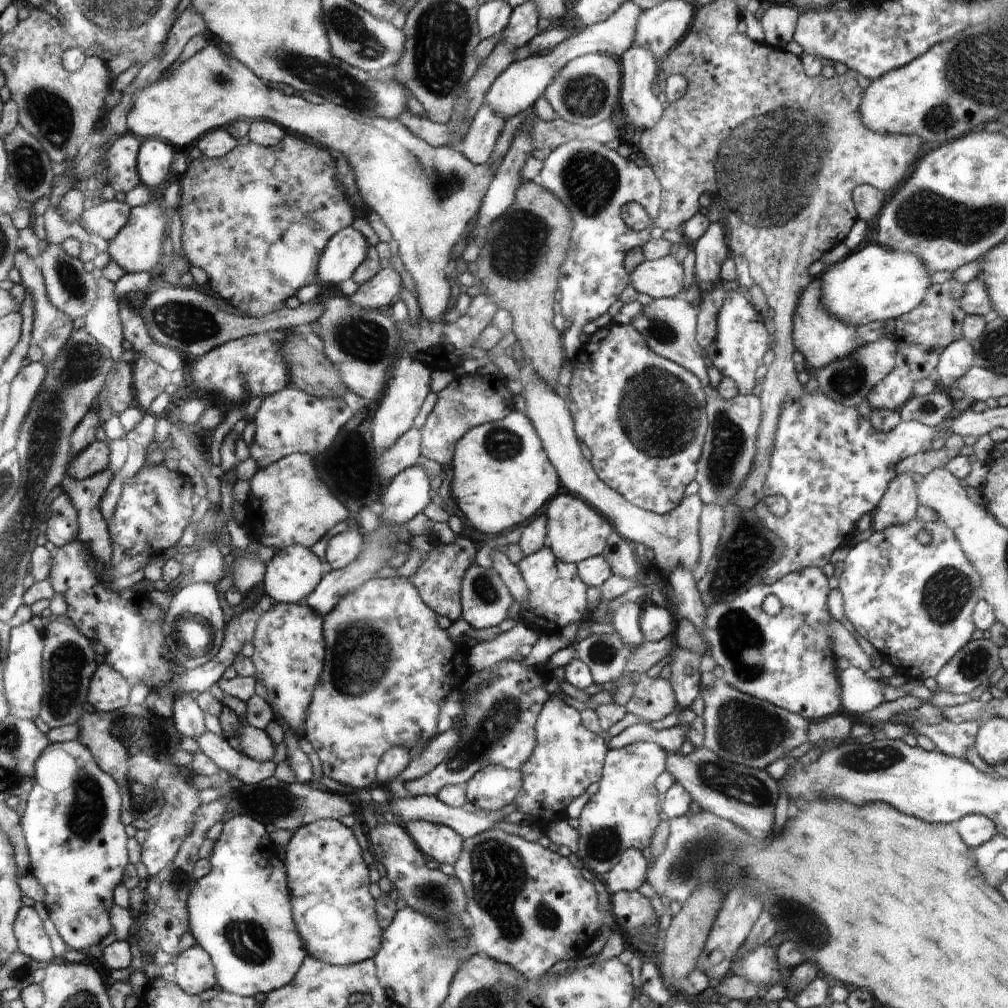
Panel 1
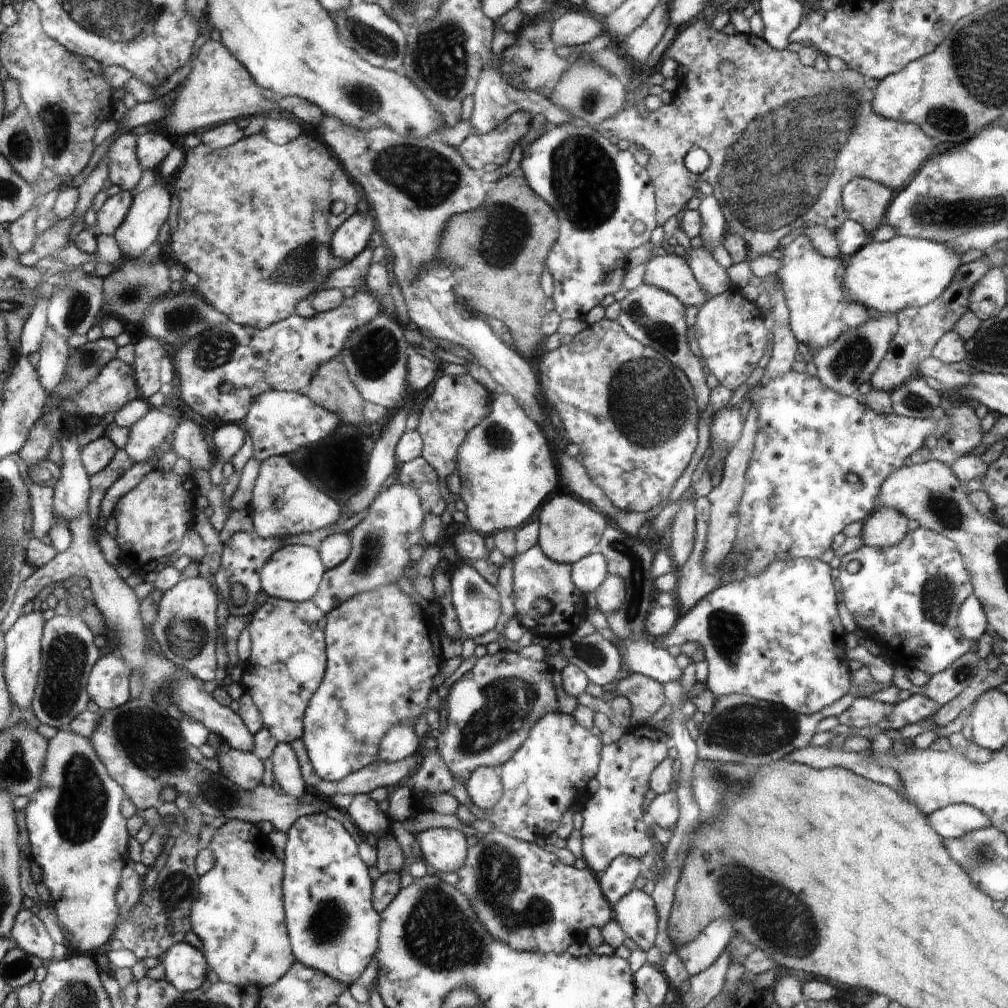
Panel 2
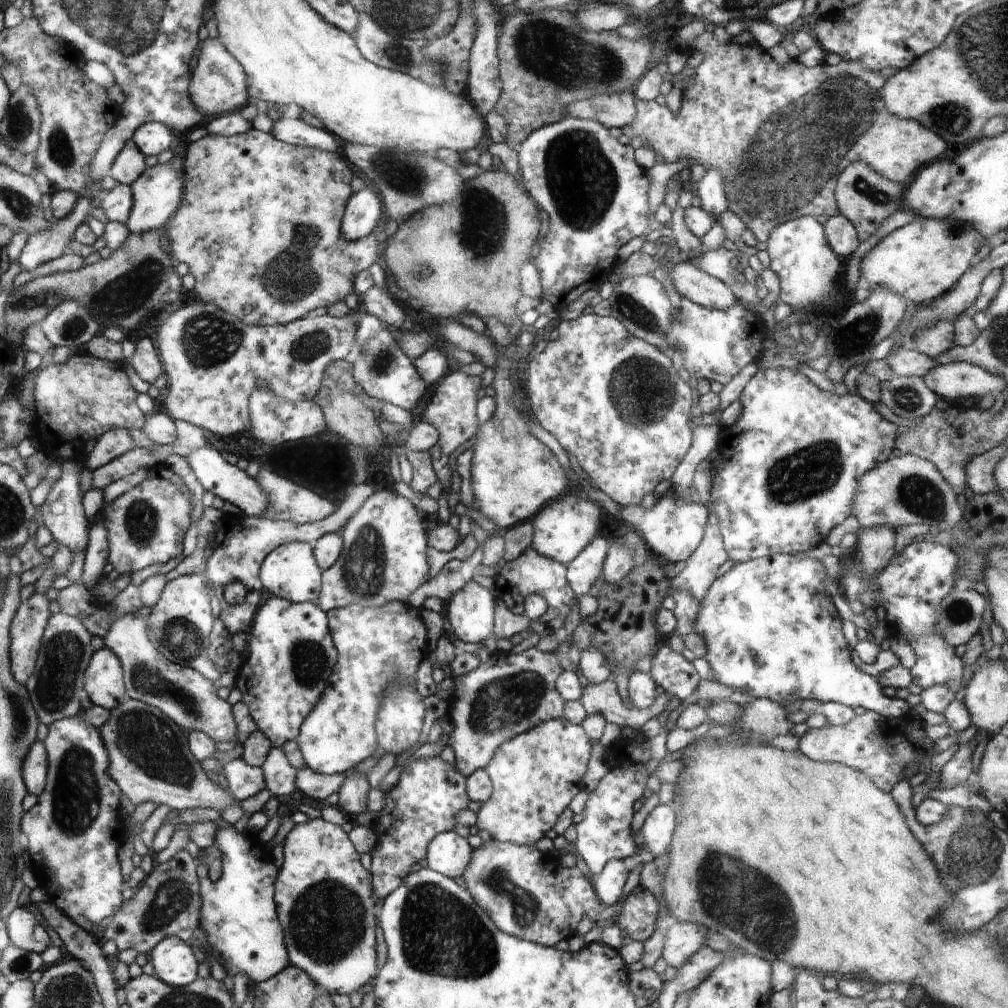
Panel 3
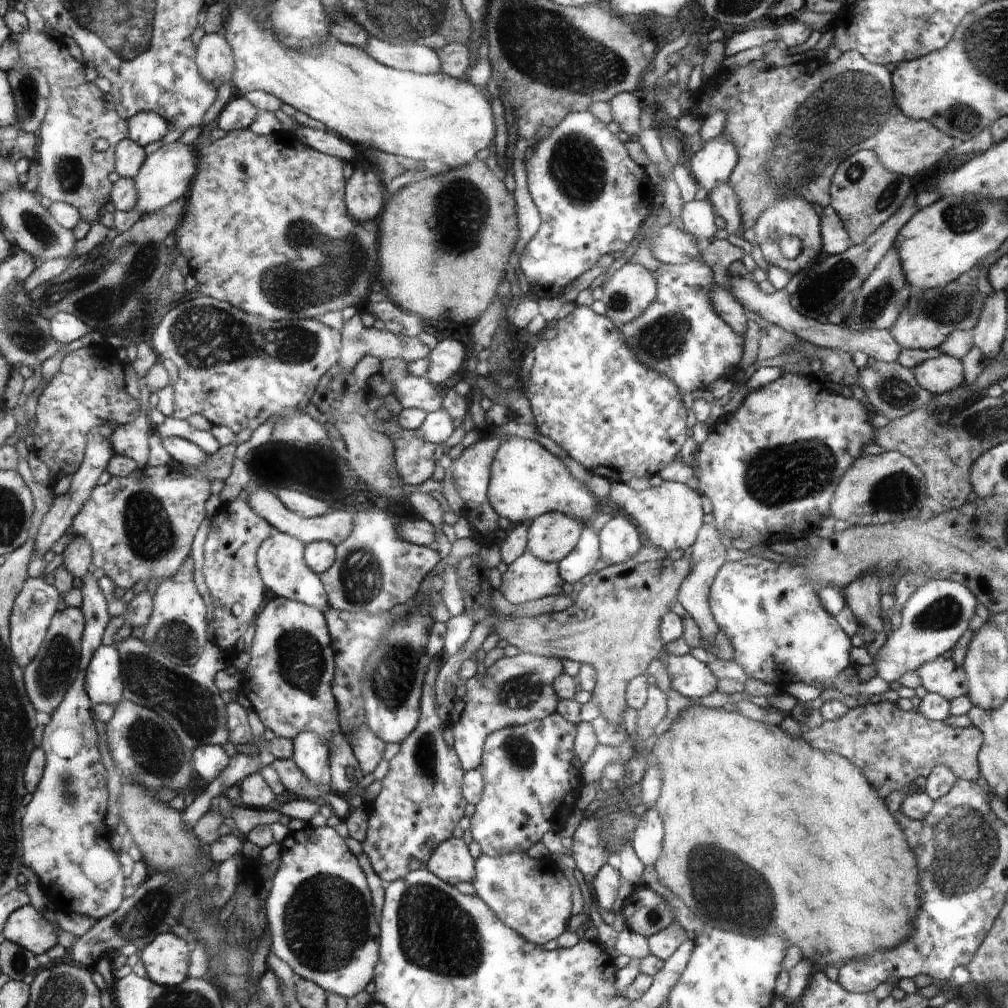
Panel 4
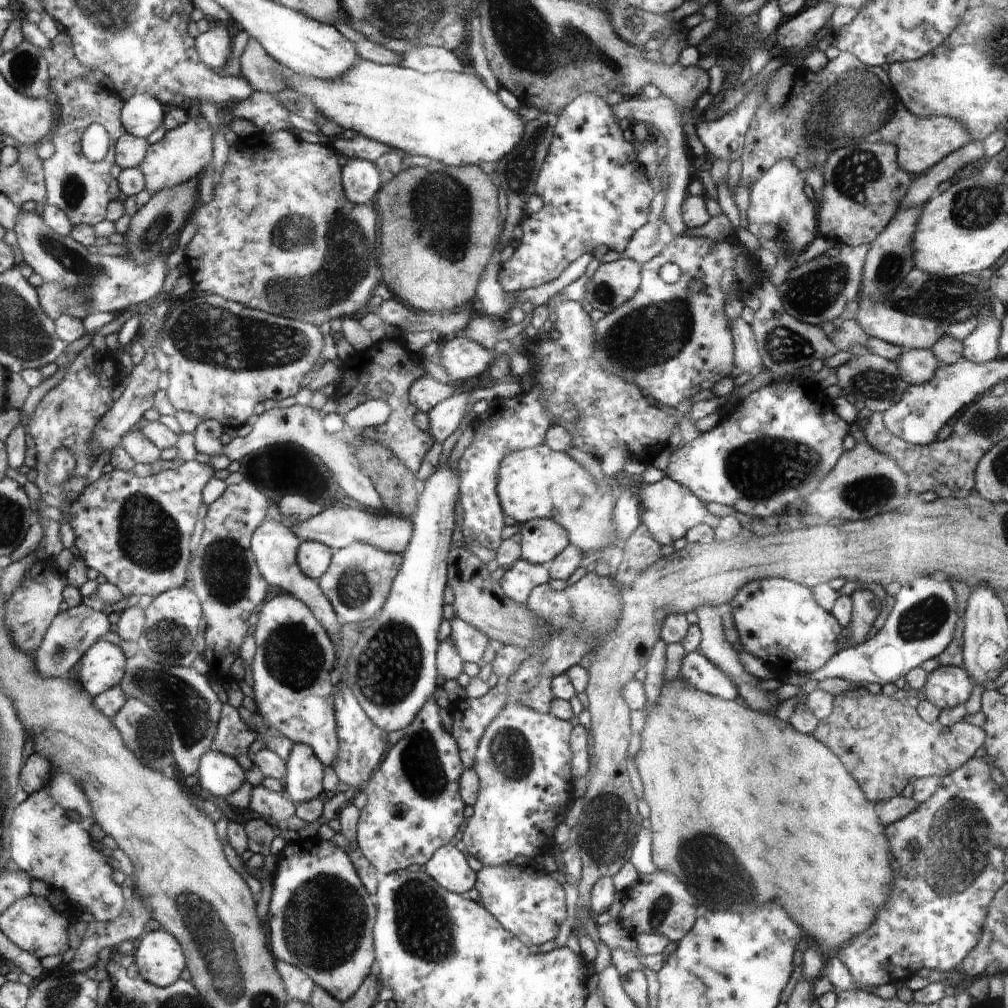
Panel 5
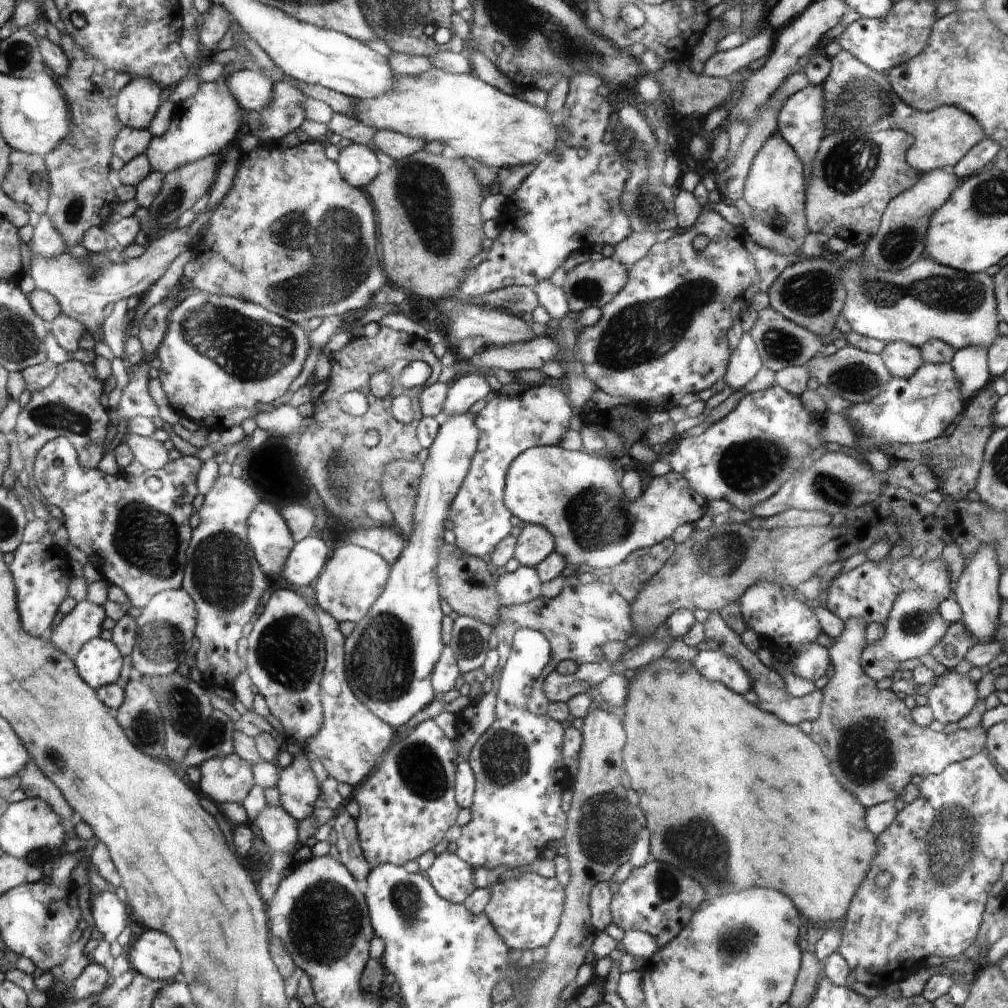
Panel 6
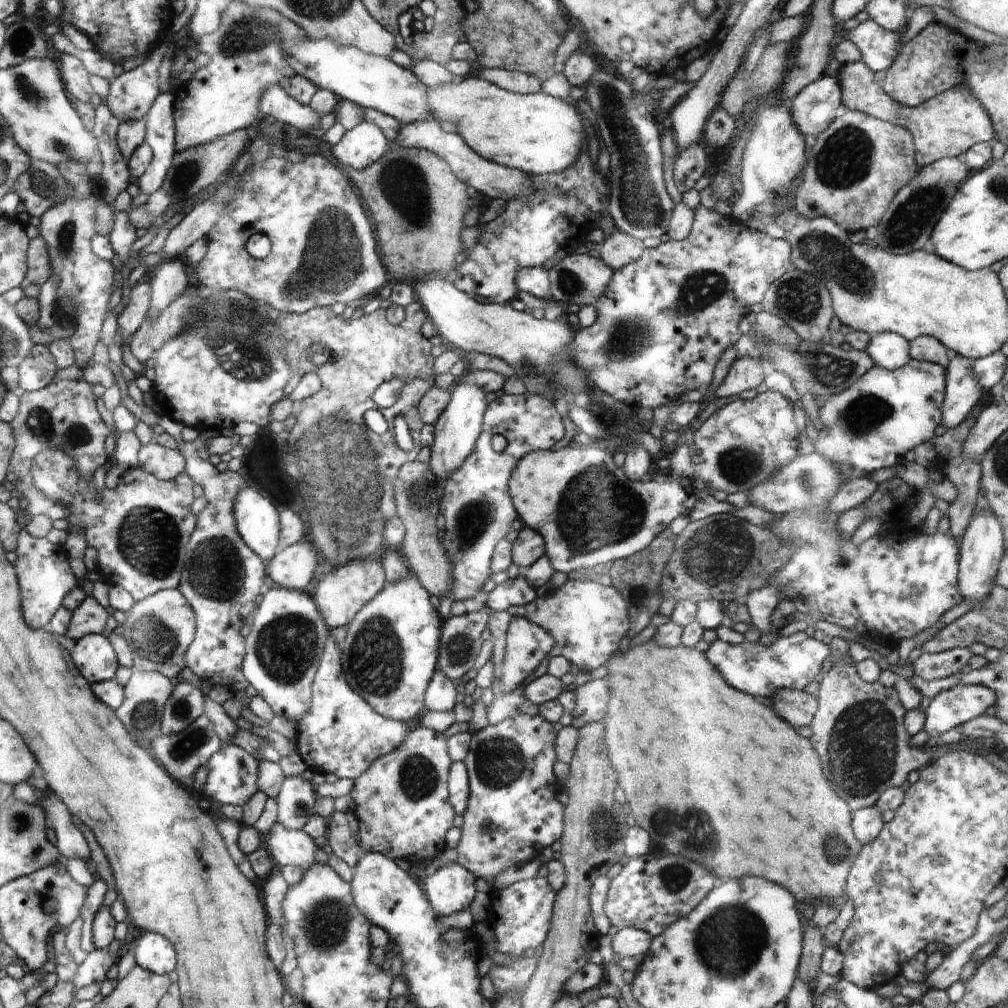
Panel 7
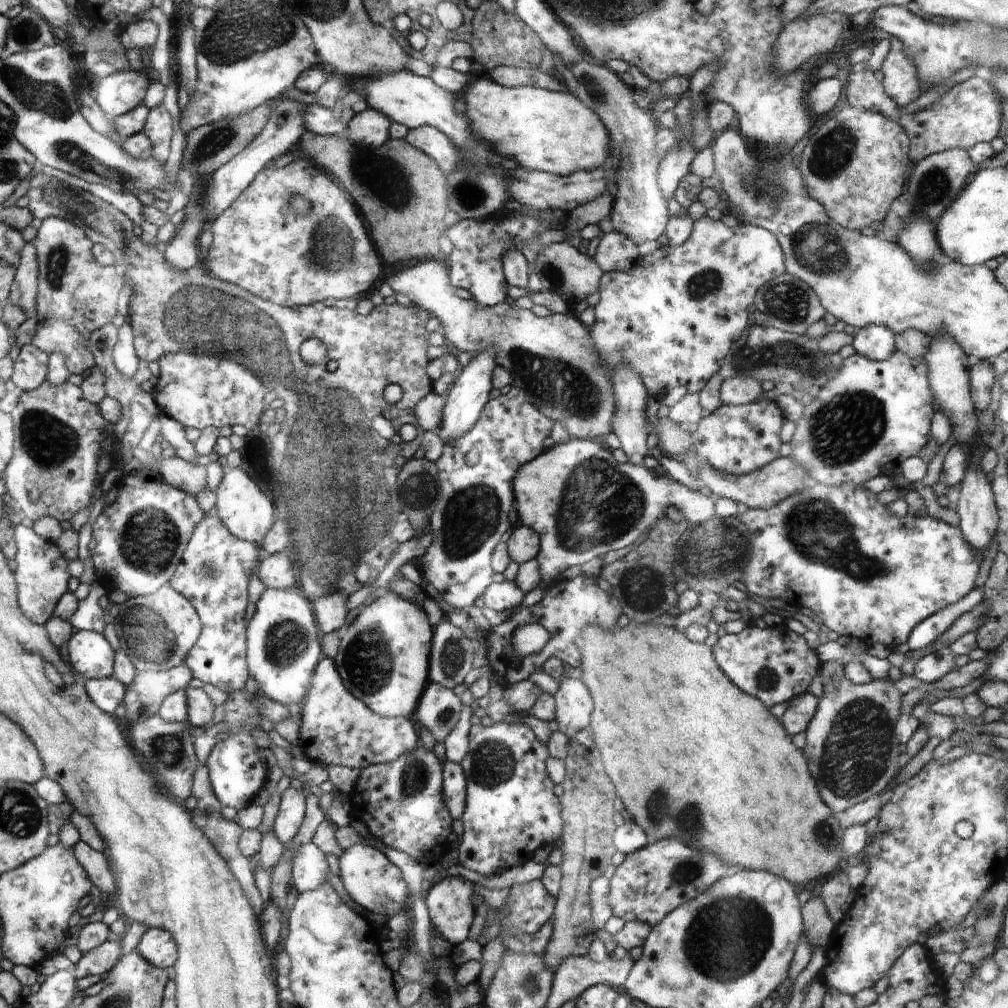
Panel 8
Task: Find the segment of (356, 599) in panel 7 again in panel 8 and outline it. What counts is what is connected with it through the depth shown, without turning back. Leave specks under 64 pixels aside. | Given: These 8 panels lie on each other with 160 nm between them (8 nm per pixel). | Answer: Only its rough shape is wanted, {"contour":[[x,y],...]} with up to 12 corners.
{"contour":[[332,592],[316,600],[324,632],[346,624],[348,596]]}

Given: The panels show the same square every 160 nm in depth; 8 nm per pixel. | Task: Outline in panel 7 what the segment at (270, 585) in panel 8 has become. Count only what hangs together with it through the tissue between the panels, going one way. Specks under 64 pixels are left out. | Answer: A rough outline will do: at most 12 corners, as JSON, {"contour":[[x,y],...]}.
{"contour":[[310,542],[282,548],[268,563],[269,577],[302,590],[318,554]]}

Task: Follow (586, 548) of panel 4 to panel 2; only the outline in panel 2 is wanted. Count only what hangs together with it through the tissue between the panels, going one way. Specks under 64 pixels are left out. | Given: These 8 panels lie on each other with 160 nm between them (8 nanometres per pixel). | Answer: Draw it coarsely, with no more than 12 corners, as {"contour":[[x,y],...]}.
{"contour":[[598,551],[572,566],[572,582],[584,595],[609,573]]}

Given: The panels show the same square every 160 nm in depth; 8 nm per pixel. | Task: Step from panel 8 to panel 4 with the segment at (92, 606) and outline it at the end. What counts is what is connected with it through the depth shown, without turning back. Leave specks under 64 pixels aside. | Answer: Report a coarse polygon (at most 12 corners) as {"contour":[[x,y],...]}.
{"contour":[[56,611],[23,670],[36,710],[52,714],[79,673],[85,618]]}

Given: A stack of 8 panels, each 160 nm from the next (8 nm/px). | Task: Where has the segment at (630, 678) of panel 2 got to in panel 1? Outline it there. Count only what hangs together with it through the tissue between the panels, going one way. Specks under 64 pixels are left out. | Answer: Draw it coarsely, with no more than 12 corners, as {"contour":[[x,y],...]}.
{"contour":[[641,677],[625,709],[649,721],[679,712],[668,679]]}

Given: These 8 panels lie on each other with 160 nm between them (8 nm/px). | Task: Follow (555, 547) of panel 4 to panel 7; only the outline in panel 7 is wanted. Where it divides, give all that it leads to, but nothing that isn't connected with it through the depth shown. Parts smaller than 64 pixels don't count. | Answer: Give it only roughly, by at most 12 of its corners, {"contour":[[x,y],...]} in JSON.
{"contour":[[524,527],[512,545],[512,560],[528,569],[545,554],[538,530]]}

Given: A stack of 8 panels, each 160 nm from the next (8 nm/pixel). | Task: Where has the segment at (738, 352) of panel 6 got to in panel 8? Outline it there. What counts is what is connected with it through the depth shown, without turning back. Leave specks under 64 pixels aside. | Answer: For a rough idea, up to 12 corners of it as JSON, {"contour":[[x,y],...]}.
{"contour":[[735,376],[721,382],[724,405],[753,403],[761,382]]}

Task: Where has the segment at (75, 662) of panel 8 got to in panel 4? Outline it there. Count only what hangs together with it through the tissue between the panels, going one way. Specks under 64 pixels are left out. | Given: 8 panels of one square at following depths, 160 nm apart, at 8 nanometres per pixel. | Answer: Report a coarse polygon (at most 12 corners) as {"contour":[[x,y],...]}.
{"contour":[[114,644],[90,659],[85,685],[92,702],[116,706],[126,686]]}

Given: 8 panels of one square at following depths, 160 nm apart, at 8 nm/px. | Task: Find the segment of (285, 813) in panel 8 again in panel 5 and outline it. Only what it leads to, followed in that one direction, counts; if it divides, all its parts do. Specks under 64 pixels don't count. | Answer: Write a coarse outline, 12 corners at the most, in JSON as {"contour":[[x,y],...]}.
{"contour":[[293,743],[283,792],[292,802],[322,794],[324,768]]}

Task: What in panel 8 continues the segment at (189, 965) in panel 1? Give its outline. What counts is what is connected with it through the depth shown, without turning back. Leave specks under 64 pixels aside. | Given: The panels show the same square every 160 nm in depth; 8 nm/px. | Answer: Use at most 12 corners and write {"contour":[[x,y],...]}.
{"contour":[[147,929],[135,950],[152,966],[170,968],[176,944],[166,930]]}

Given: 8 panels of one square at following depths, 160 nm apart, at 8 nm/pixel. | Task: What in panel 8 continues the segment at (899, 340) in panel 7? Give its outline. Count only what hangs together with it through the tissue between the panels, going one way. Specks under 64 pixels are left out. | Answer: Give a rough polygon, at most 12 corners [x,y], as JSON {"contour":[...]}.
{"contour":[[882,325],[857,329],[851,345],[873,361],[896,352],[895,334]]}

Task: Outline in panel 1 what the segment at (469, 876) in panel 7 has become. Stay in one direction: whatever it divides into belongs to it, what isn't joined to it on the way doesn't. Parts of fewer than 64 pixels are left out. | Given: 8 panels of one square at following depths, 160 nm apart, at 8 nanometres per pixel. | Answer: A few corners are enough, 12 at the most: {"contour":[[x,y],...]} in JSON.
{"contour":[[428,821],[403,827],[415,845],[440,864],[459,860],[465,839]]}

